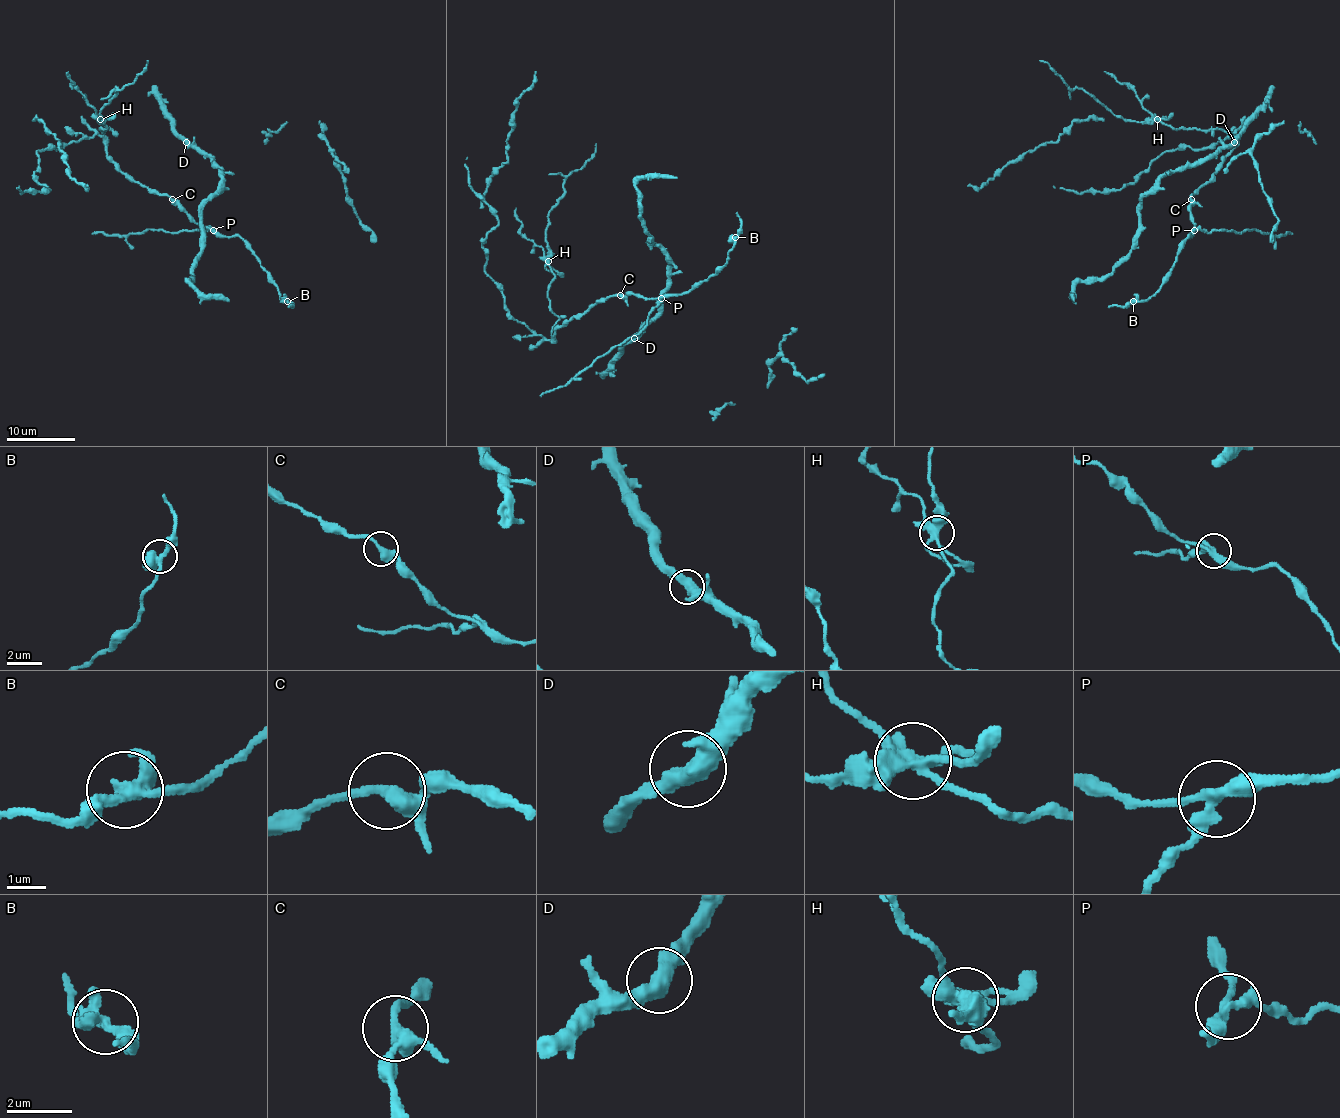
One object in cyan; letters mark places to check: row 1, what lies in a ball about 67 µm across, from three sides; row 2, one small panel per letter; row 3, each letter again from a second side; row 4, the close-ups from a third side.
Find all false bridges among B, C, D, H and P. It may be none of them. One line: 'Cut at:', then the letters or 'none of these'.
Cut at: H, P

